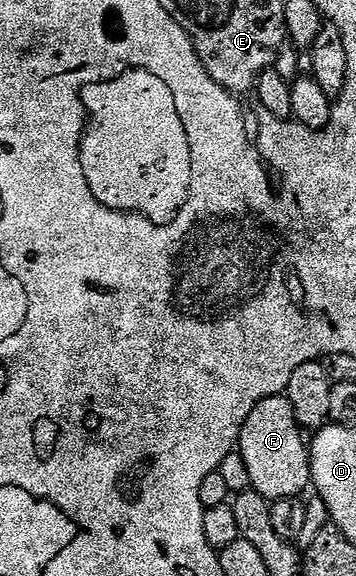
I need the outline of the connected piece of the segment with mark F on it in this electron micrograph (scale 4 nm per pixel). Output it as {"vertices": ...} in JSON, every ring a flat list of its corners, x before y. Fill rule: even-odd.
{"vertices":[[285,395,264,398,264,402,248,414,248,422,244,422,238,439,237,451,244,458,244,466,248,466,251,489,260,493,266,501,301,497,302,491,311,487,310,450,307,437,302,436,305,436,304,430,298,425,292,402]]}

